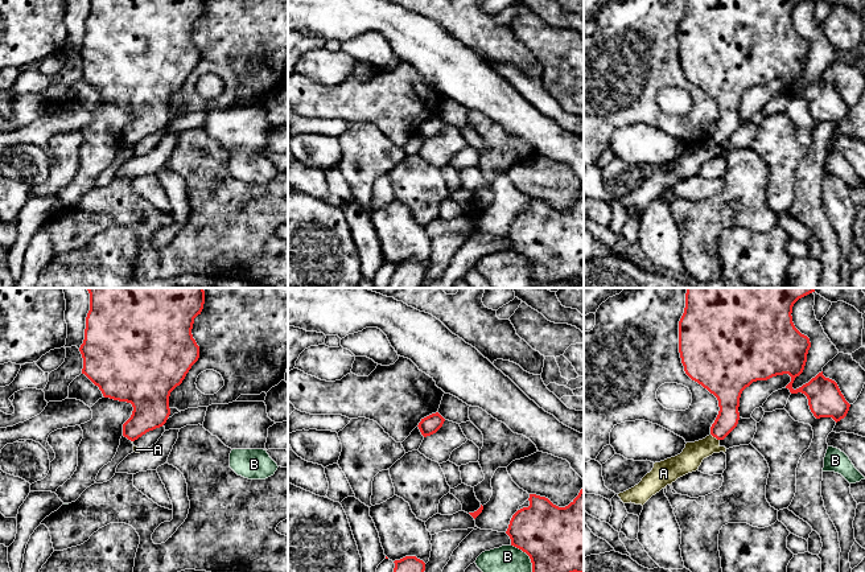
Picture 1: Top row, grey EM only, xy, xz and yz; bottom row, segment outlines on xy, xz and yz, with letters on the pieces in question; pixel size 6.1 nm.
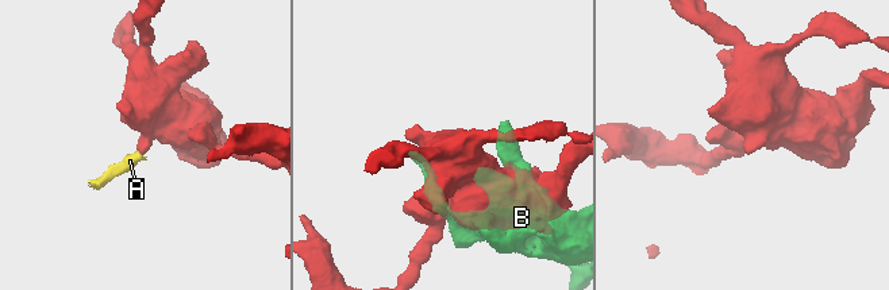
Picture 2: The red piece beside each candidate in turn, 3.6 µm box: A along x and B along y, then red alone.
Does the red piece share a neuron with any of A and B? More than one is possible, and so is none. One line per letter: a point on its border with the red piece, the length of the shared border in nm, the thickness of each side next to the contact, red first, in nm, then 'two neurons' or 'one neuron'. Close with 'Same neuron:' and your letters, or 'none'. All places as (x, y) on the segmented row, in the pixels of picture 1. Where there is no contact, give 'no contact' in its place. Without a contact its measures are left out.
A: contact yz (715, 436); length 70 nm; calibres 140 and 140 nm; two neurons
B: contact xz (527, 554); length 220 nm; calibres 400 and 160 nm; two neurons
Same neuron: none

